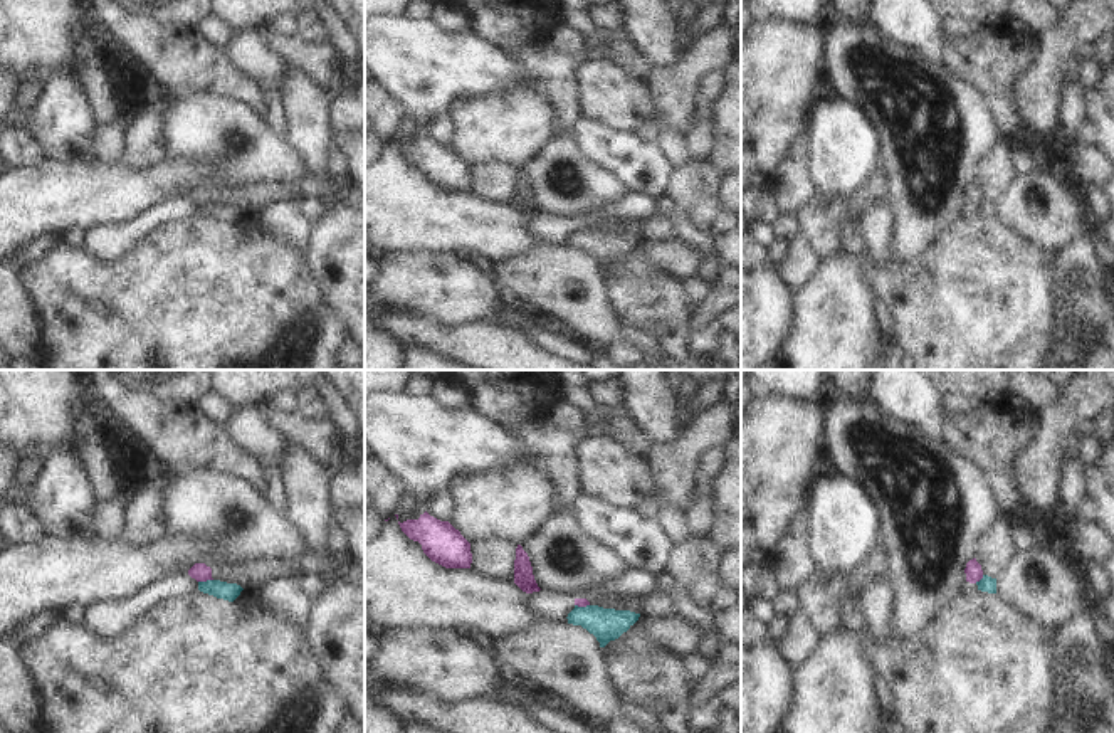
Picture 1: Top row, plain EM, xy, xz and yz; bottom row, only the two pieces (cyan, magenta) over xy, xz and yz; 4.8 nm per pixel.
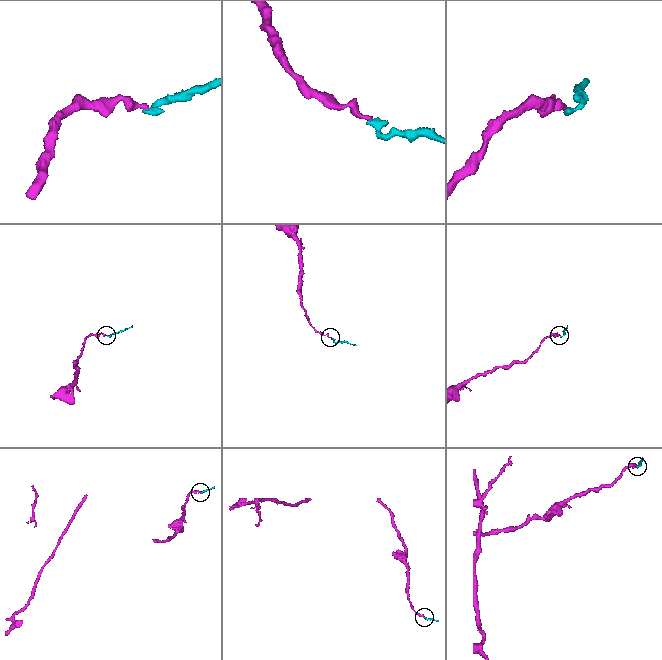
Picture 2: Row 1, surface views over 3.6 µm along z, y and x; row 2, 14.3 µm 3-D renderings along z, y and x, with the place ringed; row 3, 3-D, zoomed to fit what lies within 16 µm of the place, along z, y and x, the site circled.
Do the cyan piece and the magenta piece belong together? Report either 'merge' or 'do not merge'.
do not merge

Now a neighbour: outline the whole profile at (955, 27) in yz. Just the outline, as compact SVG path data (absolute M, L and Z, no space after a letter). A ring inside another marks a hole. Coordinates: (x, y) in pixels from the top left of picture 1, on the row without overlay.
M946 17L944 18L944 34L948 39L964 39L973 37L980 32L983 32L986 24L980 20L971 18L961 18L961 17Z

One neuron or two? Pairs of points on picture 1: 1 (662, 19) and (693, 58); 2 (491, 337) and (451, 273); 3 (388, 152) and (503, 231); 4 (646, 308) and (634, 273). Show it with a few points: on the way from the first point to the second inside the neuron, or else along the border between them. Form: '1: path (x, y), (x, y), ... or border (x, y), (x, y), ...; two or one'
1: border (684, 47), (671, 68), (651, 68); two
2: border (493, 320), (442, 325); two
3: path (409, 182), (449, 222), (472, 226); one
4: path (646, 300), (634, 288), (634, 281); one

